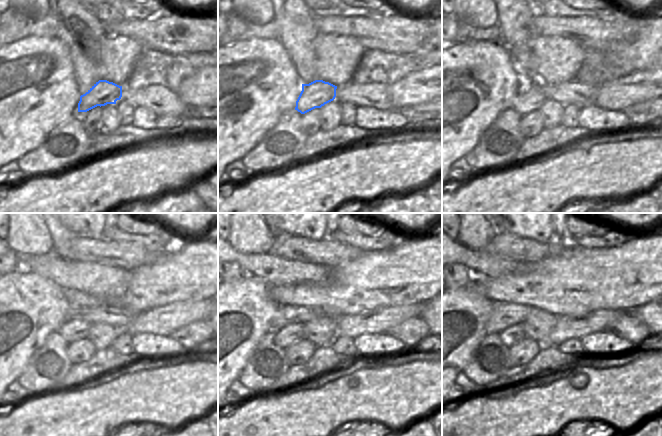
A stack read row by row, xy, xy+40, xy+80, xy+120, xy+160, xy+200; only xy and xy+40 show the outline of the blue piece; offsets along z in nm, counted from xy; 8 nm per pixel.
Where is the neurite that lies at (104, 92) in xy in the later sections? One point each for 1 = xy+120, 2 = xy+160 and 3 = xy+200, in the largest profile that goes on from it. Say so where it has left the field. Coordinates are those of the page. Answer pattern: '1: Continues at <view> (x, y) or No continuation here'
1: Continues at xy+120 (74, 330)
2: Continues at xy+160 (291, 333)
3: Continues at xy+200 (513, 334).

